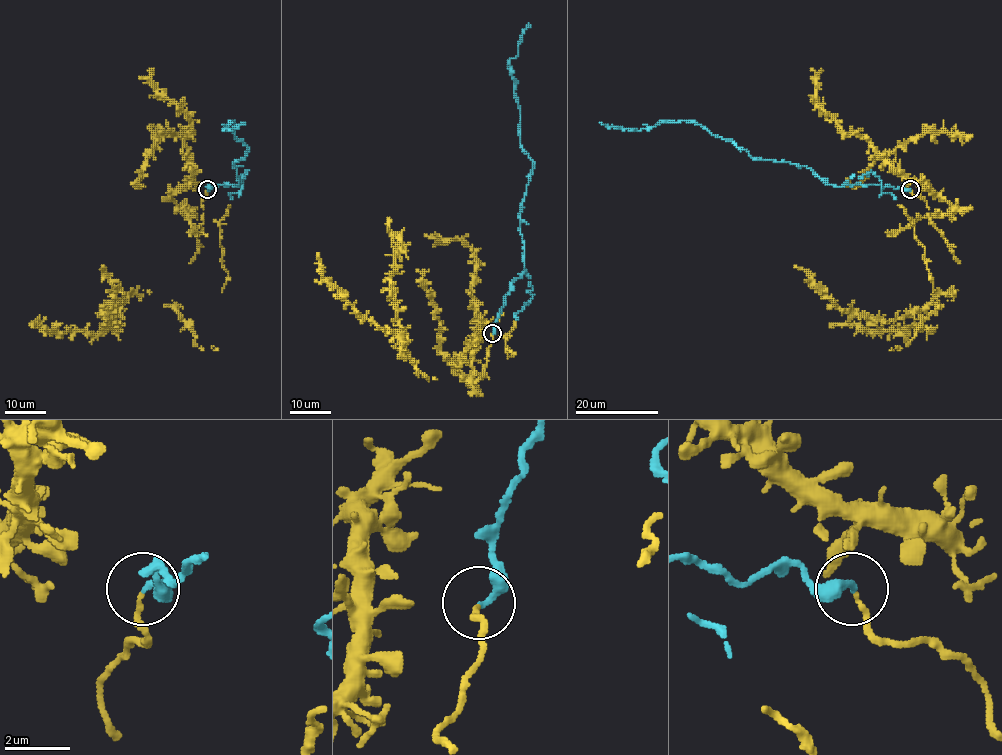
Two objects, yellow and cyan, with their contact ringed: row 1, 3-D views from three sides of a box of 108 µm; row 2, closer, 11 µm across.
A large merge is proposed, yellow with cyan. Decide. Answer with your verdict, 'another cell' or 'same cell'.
same cell

